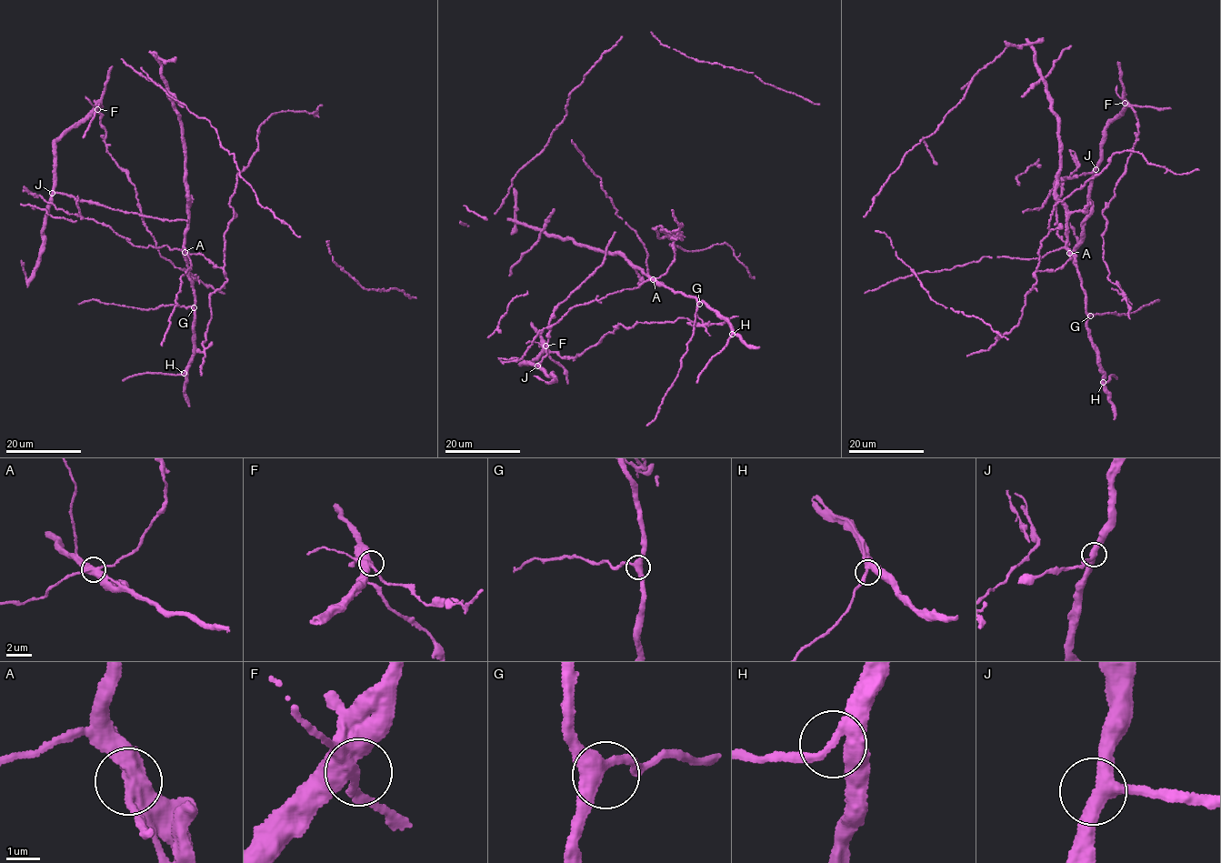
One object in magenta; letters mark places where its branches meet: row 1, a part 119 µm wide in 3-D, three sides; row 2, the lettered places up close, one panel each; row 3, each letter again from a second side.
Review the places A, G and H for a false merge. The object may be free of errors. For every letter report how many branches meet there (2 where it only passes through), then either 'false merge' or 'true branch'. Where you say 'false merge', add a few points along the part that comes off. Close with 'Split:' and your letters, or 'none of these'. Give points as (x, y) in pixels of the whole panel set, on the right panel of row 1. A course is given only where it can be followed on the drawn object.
A: 4 | false merge
G: 3 | true branch
H: 3 | true branch
Split: A

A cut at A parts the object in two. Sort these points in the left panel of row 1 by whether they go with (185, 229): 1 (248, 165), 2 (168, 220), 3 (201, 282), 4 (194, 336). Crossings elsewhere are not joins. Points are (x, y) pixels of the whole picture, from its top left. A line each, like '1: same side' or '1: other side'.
1: other side
2: other side
3: other side
4: same side

